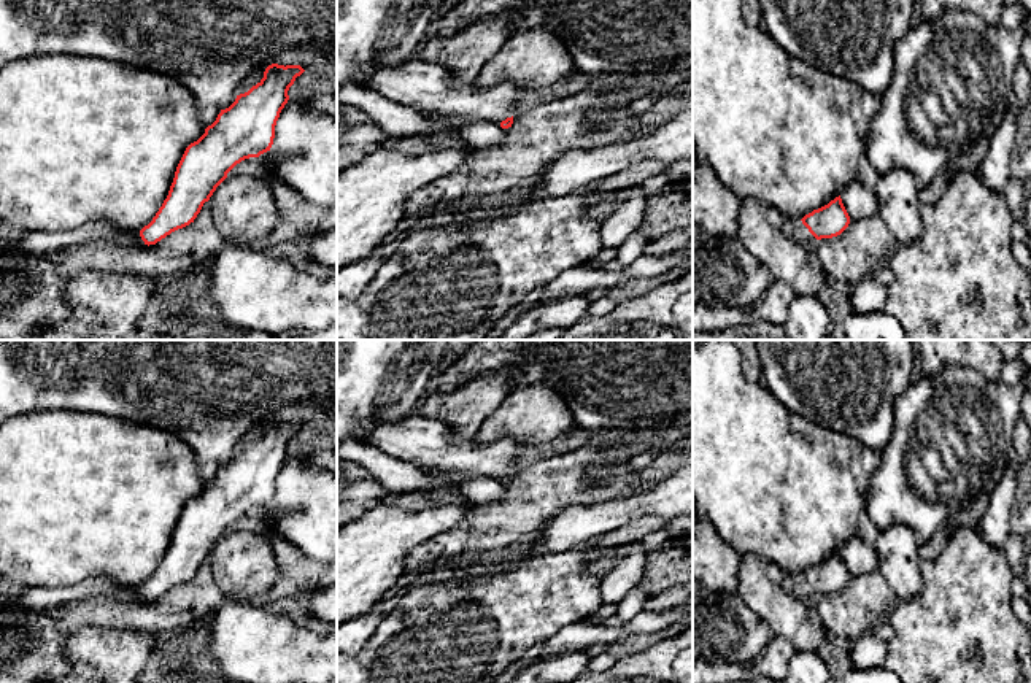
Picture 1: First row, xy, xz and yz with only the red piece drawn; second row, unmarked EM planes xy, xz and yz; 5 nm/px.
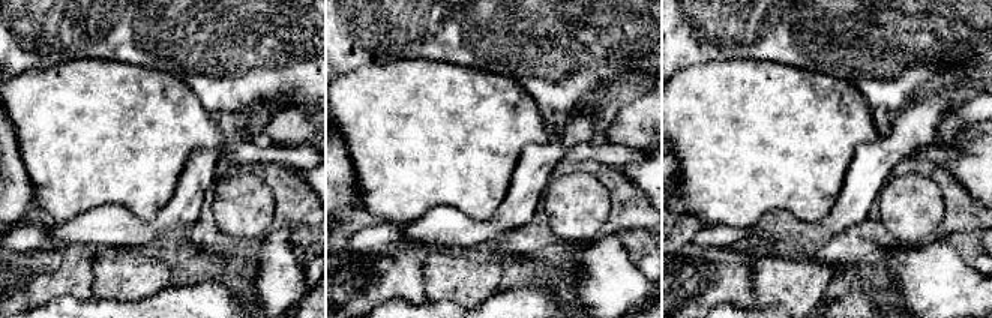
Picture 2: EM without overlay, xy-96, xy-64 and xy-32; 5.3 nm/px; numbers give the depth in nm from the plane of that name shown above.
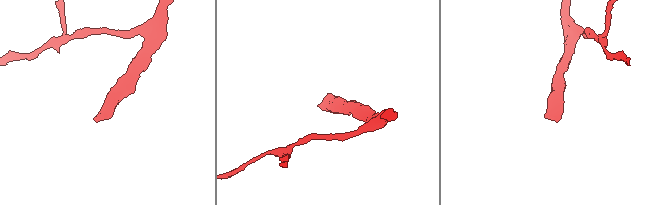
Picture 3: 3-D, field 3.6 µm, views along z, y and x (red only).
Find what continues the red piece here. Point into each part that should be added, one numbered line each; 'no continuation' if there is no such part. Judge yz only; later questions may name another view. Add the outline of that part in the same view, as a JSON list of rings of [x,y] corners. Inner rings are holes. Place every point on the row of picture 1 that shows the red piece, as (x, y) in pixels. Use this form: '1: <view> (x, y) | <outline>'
1: yz (795, 229) | [[[785,218],[780,230],[791,240],[801,243],[801,245],[805,245],[807,241],[810,240],[815,240],[817,238],[809,232],[809,229],[802,224],[801,219],[790,219],[790,218]]]

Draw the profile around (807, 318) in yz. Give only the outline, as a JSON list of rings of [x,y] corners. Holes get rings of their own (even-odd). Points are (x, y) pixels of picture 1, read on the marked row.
[[[796,295],[786,308],[783,329],[791,340],[824,340],[831,332],[828,308],[817,297]]]

